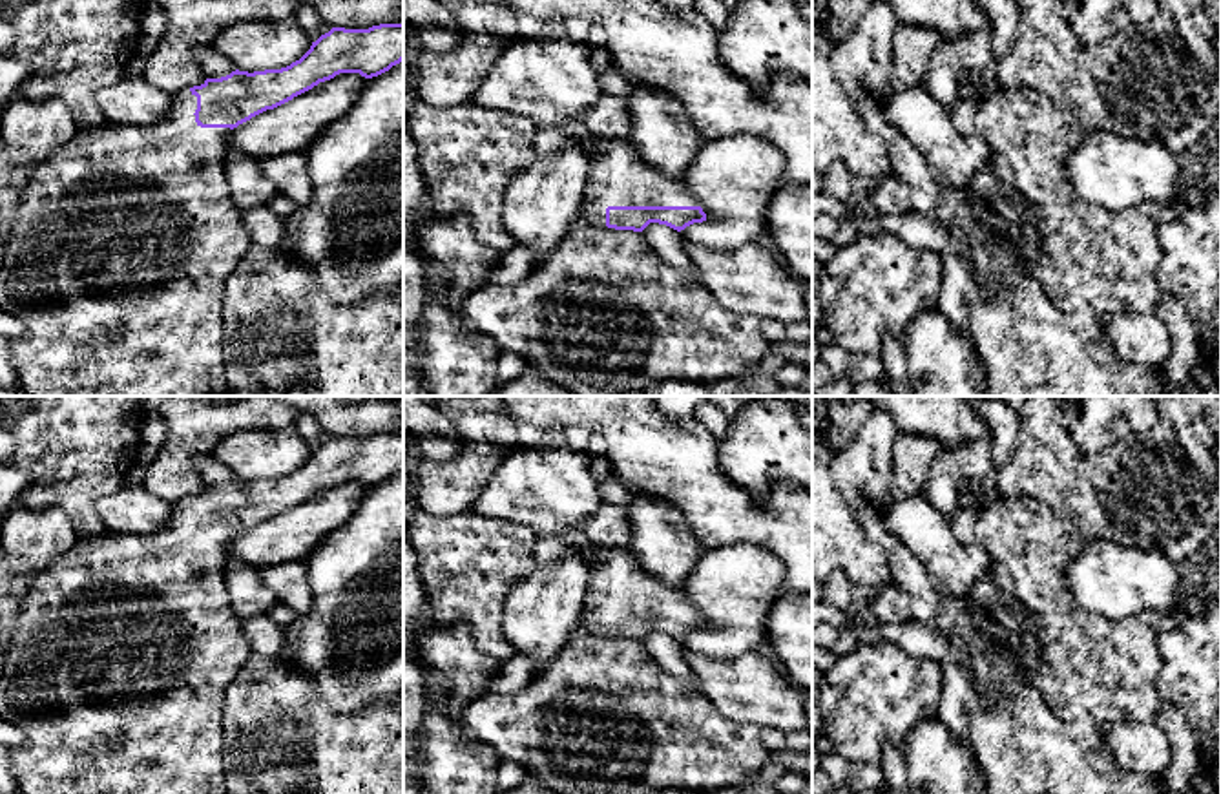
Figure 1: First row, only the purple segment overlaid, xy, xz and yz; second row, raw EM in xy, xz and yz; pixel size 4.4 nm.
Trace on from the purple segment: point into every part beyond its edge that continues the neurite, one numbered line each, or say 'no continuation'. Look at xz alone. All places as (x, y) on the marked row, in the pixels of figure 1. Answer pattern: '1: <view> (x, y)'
1: xz (617, 176)

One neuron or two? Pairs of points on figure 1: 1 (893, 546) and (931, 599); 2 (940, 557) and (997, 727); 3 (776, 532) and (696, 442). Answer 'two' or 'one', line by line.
1: one
2: two
3: one

